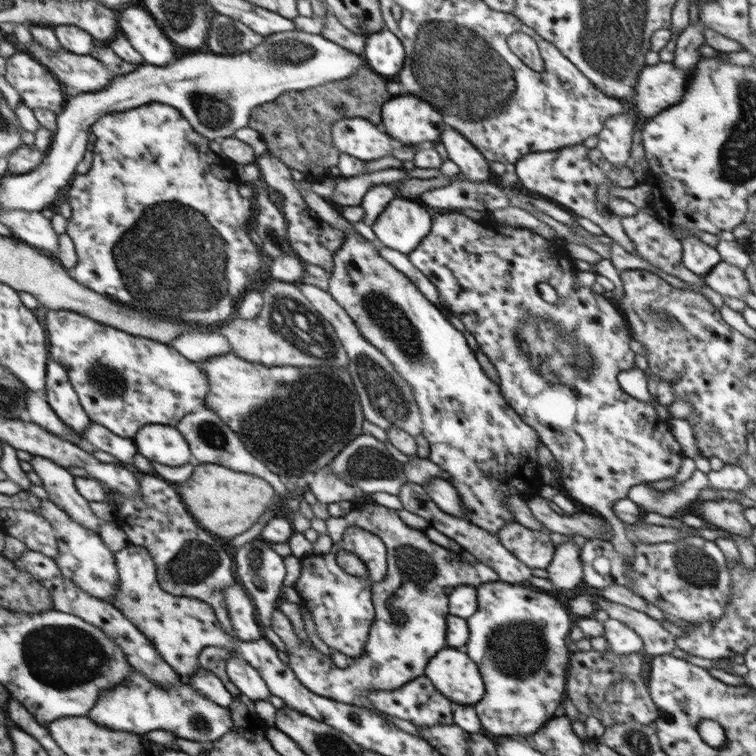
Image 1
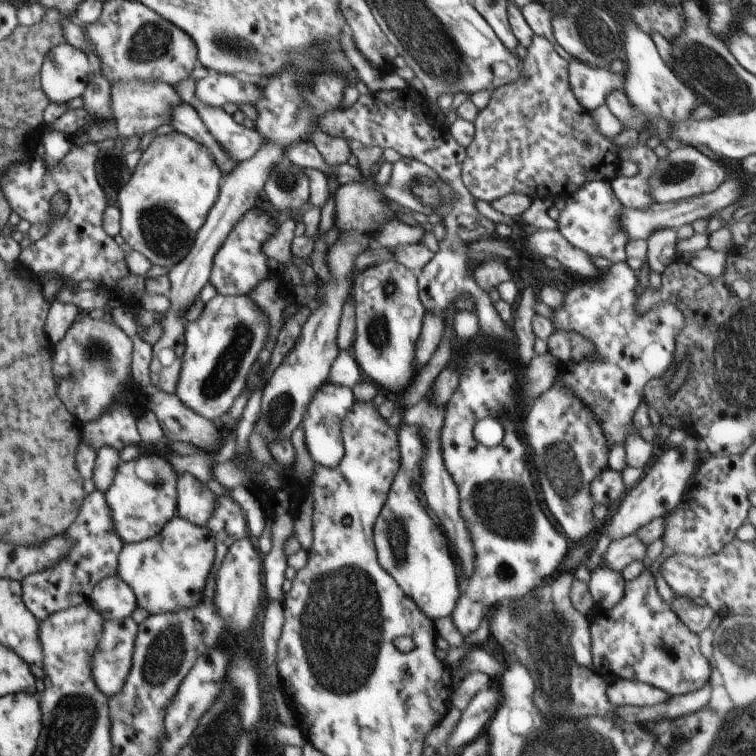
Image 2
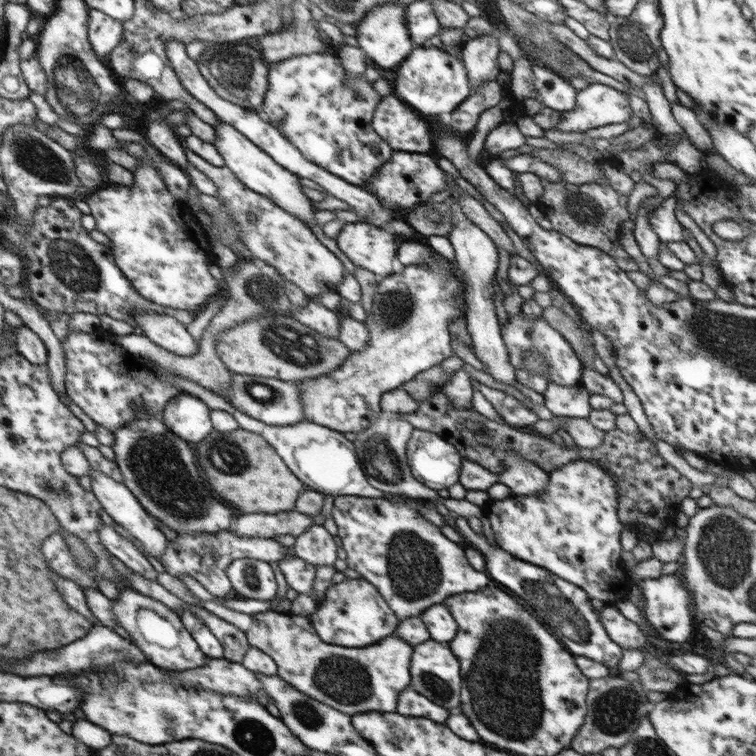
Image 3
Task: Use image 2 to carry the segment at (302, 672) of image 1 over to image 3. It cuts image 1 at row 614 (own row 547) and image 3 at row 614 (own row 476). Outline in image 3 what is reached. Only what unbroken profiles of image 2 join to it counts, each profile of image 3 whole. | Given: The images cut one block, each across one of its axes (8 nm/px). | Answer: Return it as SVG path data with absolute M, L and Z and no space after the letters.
M340 495L334 499L334 505L332 508L332 518L338 525L338 536L342 540L342 548L346 550L347 554L347 566L356 570L360 576L364 577L368 582L371 582L377 589L378 592L383 596L383 599L387 602L387 605L395 612L395 615L398 617L398 620L402 621L410 617L419 617L422 612L427 608L430 608L432 605L437 605L443 603L449 596L454 596L455 594L462 594L464 592L476 592L492 584L492 580L489 578L489 575L486 571L476 570L469 562L466 556L464 555L464 550L458 546L458 543L452 542L452 540L446 538L442 534L440 528L437 528L431 524L425 517L420 515L415 509L416 500L414 499L405 499L406 502L411 503L406 505L406 503L398 503L398 501L392 501L392 499L385 498L364 498L359 496L352 495Z

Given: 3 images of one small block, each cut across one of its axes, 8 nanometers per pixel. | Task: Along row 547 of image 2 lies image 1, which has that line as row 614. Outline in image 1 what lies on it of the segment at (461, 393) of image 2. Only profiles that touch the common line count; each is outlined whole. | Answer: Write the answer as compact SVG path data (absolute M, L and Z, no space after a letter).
M504 581L485 582L476 587L476 598L478 600L478 608L473 615L467 618L468 628L470 630L468 643L466 643L466 654L478 665L481 678L484 678L486 690L484 696L476 706L473 706L484 726L486 734L494 734L494 736L532 736L538 732L548 720L554 716L559 716L563 712L563 699L566 697L565 692L567 684L567 669L569 668L569 658L572 649L569 646L568 636L574 626L574 622L568 615L568 608L556 598L555 594L543 592L542 590L531 590L529 587L520 586L518 584L507 583Z

